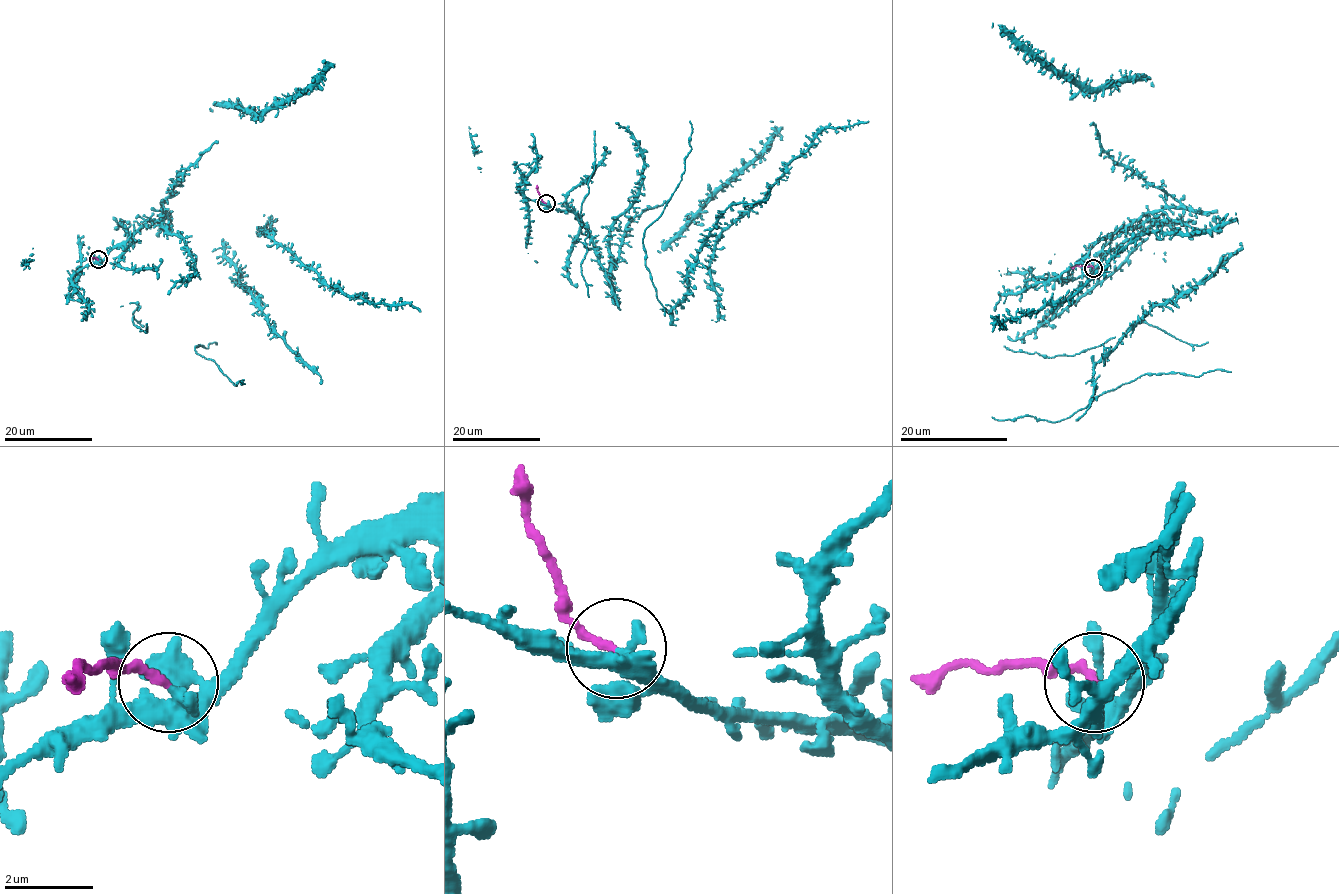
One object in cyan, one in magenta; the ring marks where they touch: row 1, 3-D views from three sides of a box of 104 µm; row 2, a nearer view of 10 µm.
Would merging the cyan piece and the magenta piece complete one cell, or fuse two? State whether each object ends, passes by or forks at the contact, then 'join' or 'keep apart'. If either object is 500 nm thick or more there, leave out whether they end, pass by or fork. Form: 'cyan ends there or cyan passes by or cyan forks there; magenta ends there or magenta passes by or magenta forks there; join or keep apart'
cyan forks there; magenta ends there; keep apart

